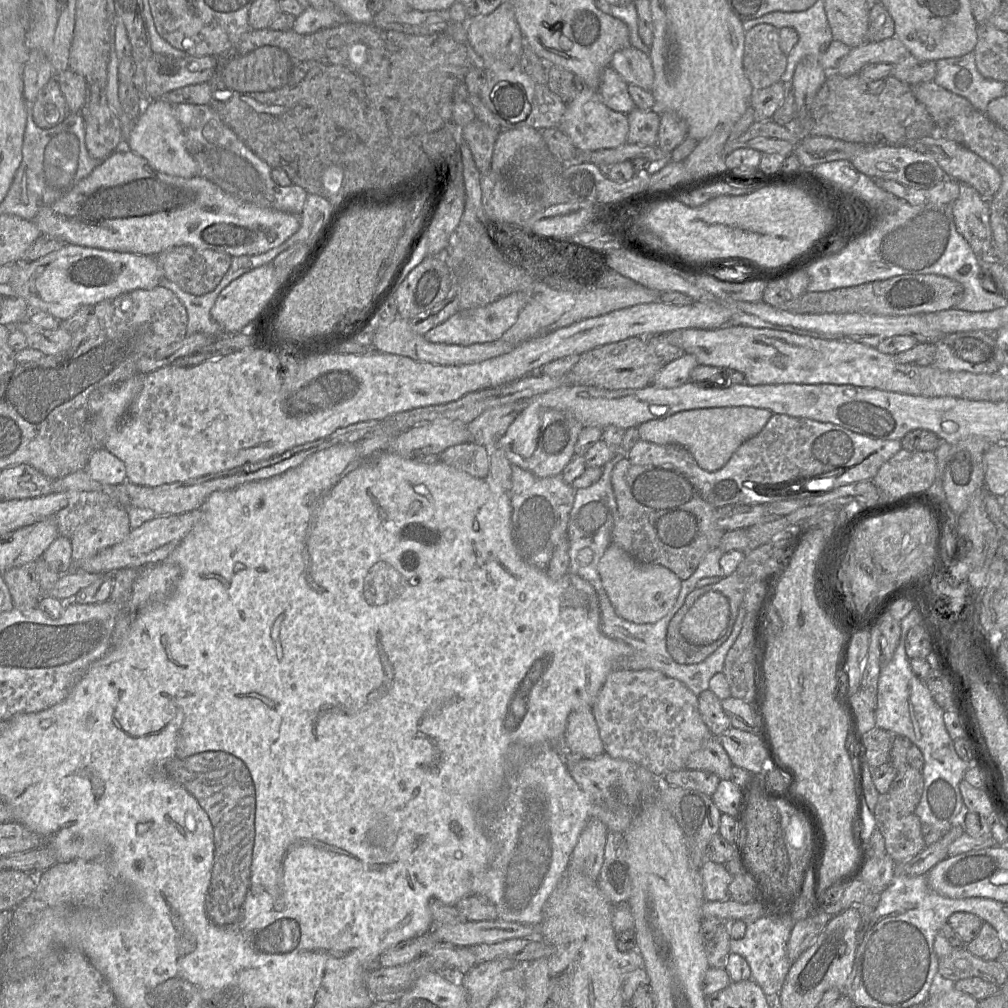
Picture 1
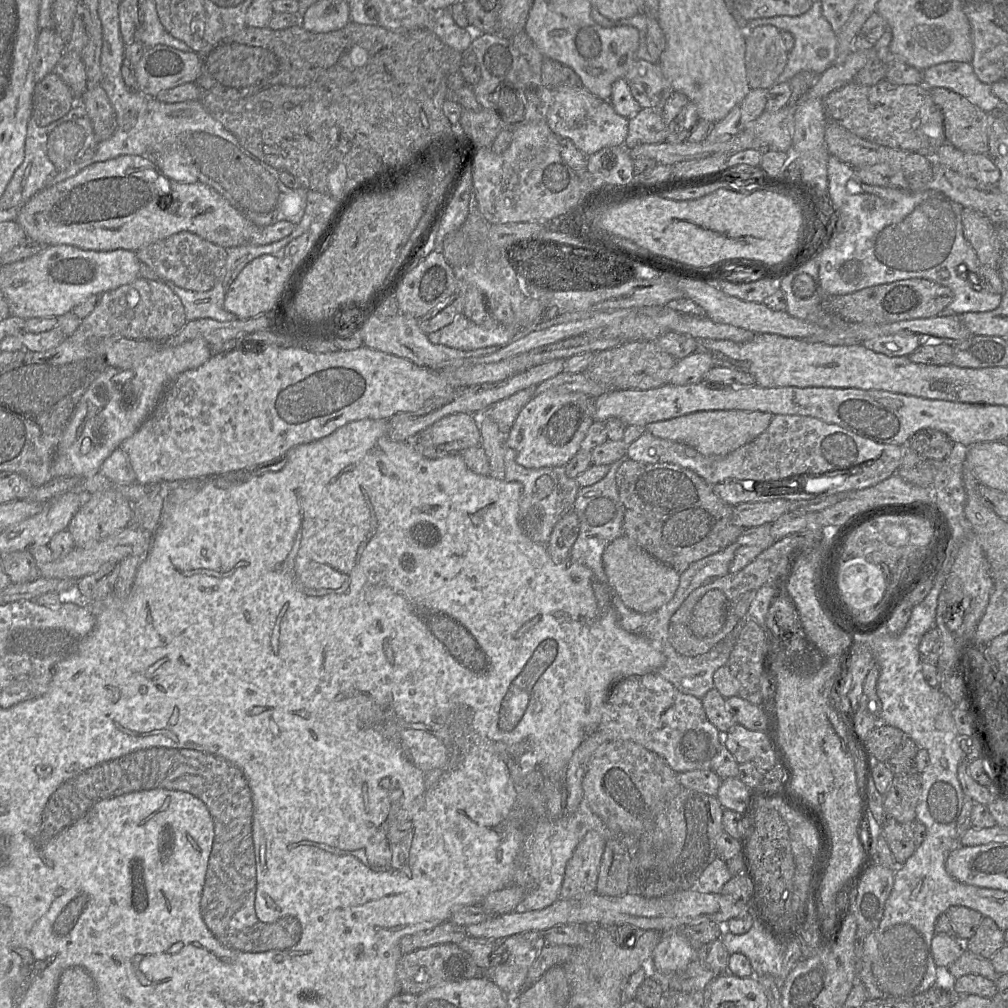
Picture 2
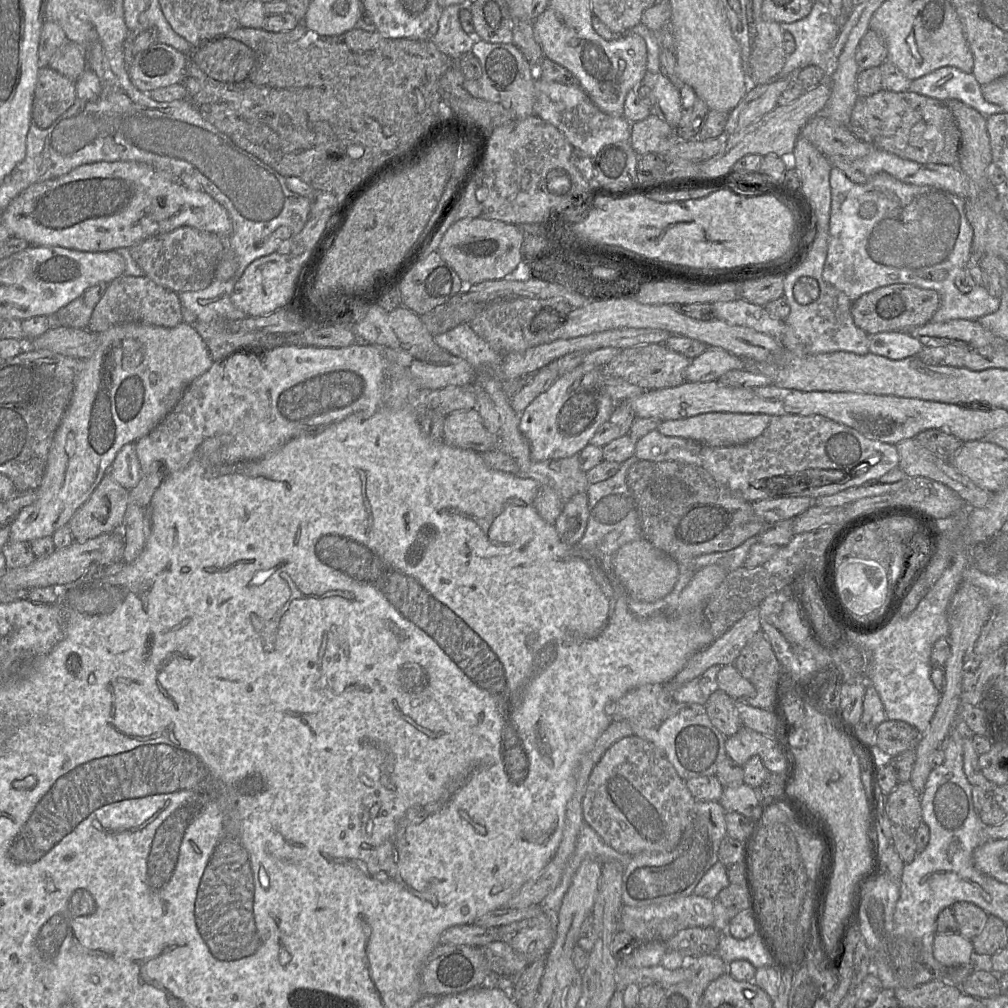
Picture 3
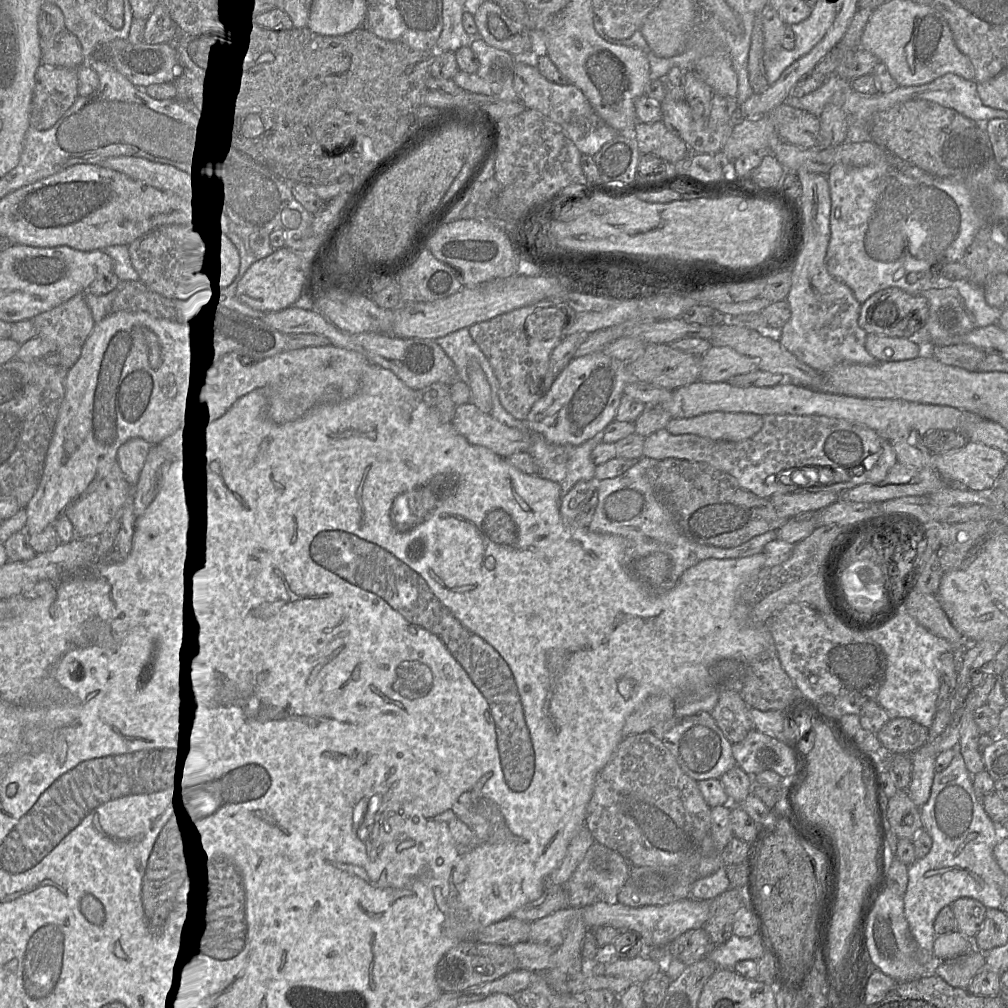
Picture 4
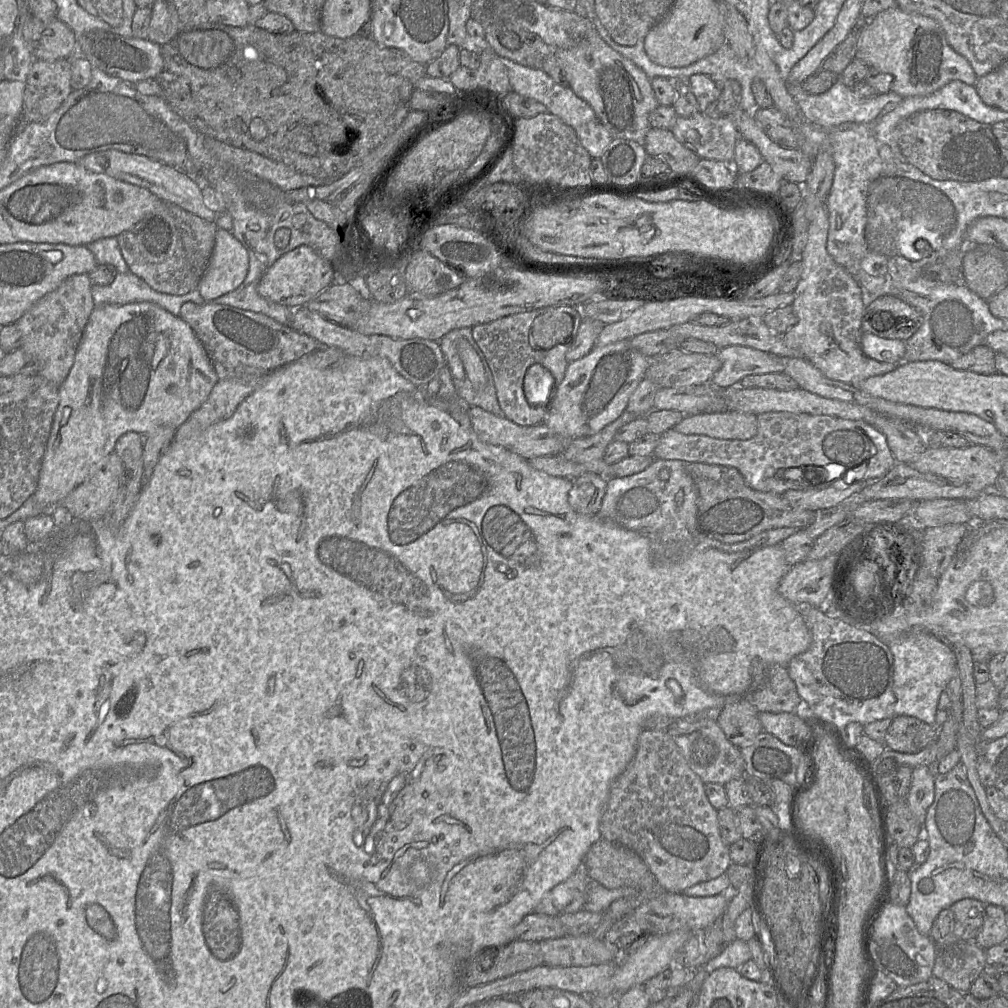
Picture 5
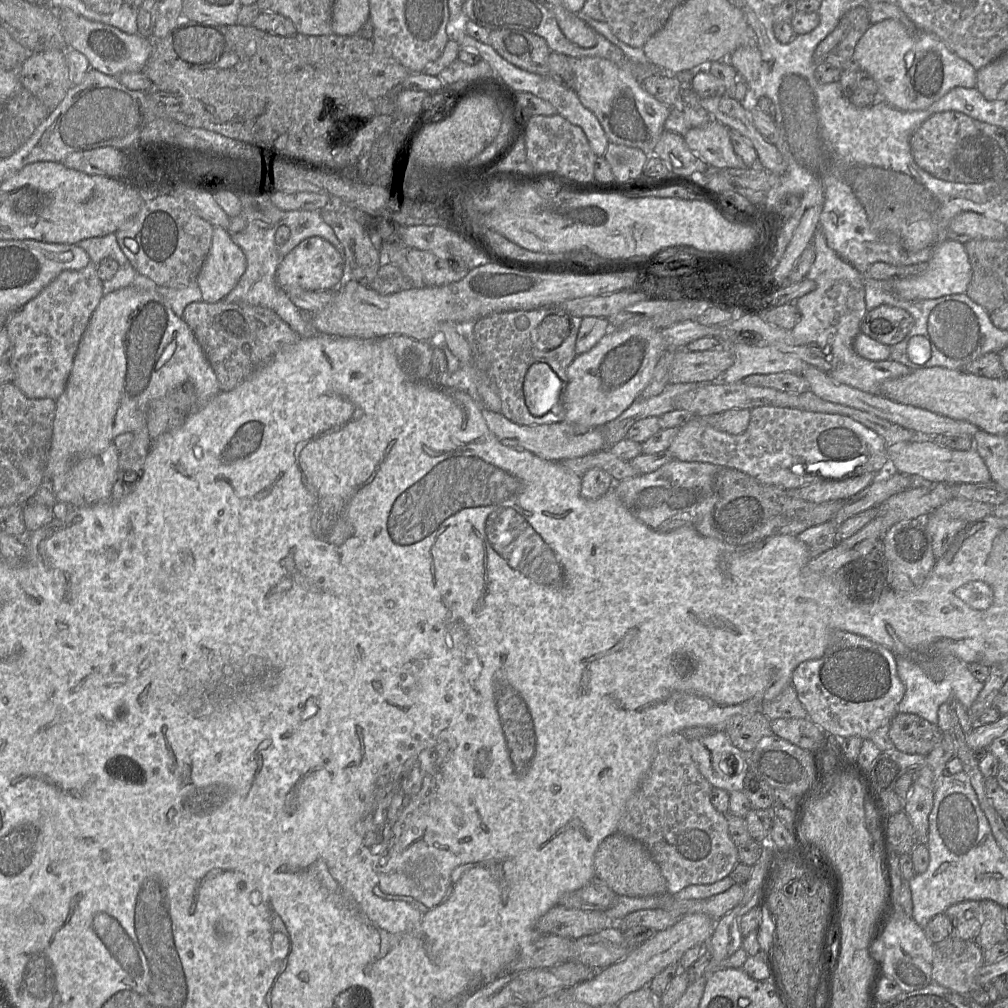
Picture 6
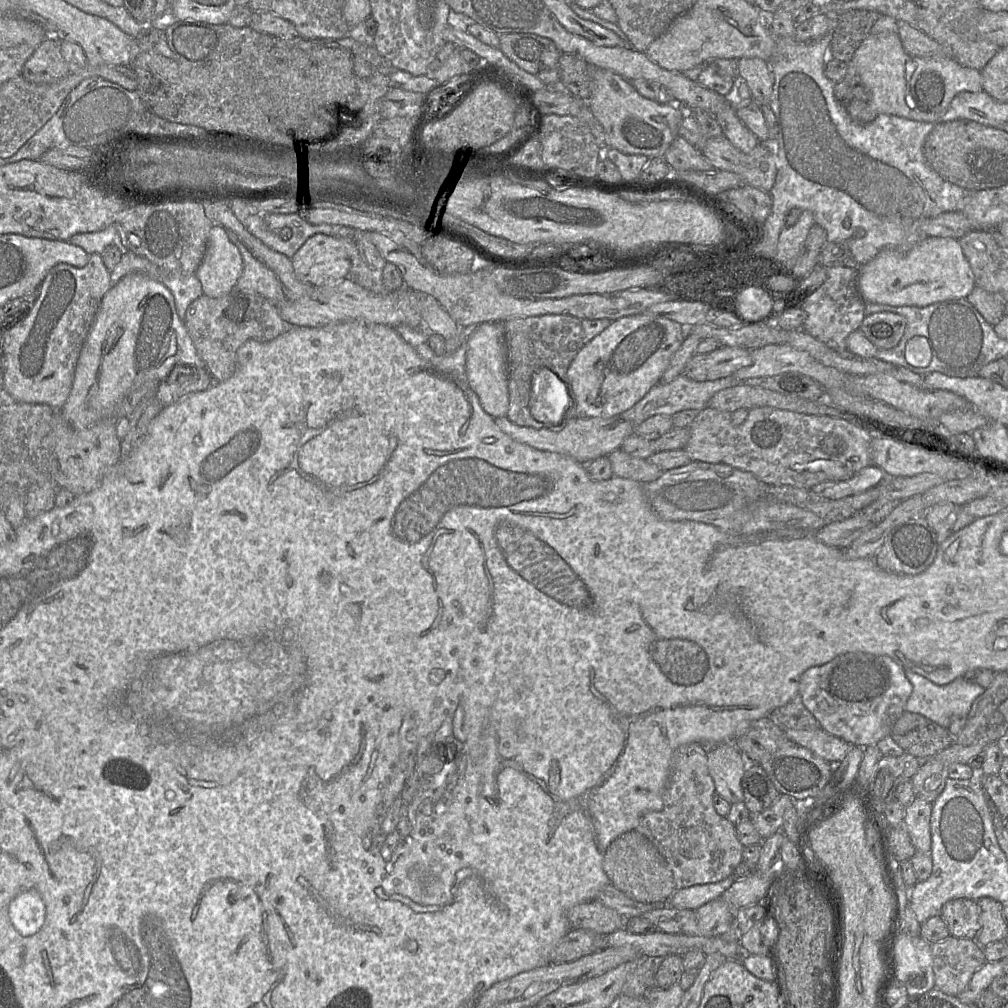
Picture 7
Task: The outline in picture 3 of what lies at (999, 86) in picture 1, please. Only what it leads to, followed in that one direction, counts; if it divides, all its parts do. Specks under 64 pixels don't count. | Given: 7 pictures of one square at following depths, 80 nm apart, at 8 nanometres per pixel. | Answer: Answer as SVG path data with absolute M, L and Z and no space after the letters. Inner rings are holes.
M942 67L917 78L911 81L907 91L944 103L950 99L959 100L985 118L1004 112L1000 106L984 99L981 85L972 73L965 73L955 67Z

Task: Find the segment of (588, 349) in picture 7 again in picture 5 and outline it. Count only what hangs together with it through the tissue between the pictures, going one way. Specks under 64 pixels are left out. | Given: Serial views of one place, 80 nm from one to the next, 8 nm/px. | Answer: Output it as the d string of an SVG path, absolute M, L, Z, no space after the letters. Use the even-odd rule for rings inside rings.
M629 340L618 341L594 349L584 357L568 364L565 377L555 388L553 397L547 407L543 424L566 440L589 437L600 432L605 426L614 422L625 411L629 398L645 379L650 359L633 349Z

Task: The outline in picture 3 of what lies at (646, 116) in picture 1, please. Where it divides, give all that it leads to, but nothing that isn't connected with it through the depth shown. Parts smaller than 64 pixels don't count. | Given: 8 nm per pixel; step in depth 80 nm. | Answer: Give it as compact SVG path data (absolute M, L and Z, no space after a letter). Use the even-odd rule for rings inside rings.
M655 114L631 125L629 143L638 156L663 156L680 141L676 130Z

